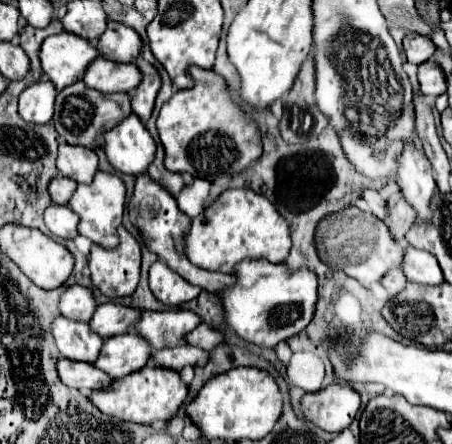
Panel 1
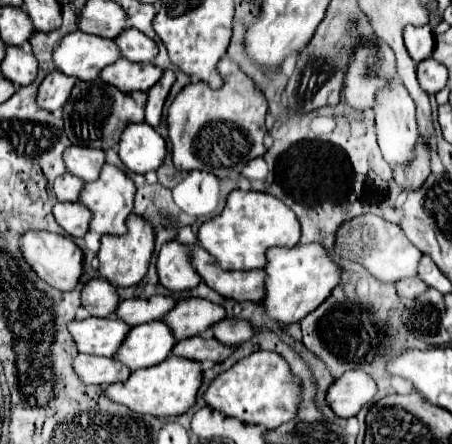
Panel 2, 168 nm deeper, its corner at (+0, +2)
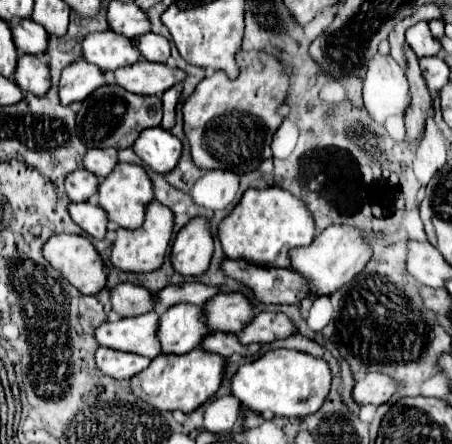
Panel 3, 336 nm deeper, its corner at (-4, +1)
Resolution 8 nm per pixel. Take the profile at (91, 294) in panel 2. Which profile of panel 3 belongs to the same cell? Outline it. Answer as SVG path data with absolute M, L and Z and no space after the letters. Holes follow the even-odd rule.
M135 284L113 286L109 290L109 298L111 298L111 308L119 316L139 316L153 310L155 306L153 296L145 288L135 286Z

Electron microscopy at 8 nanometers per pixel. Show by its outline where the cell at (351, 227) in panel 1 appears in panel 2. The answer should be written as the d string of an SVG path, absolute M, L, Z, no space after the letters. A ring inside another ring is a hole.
M361 215L357 219L347 221L337 231L335 253L339 257L361 263L379 281L399 281L405 277L415 277L419 259L423 257L423 253L407 239L407 235L403 233L403 229L399 225L389 223L377 215Z

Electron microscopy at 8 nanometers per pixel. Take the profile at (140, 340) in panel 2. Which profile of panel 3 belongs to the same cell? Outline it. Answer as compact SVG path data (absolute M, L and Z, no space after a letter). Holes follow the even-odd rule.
M177 304L165 310L159 318L157 340L161 344L161 354L185 354L199 346L199 340L207 334L203 324L203 308Z

